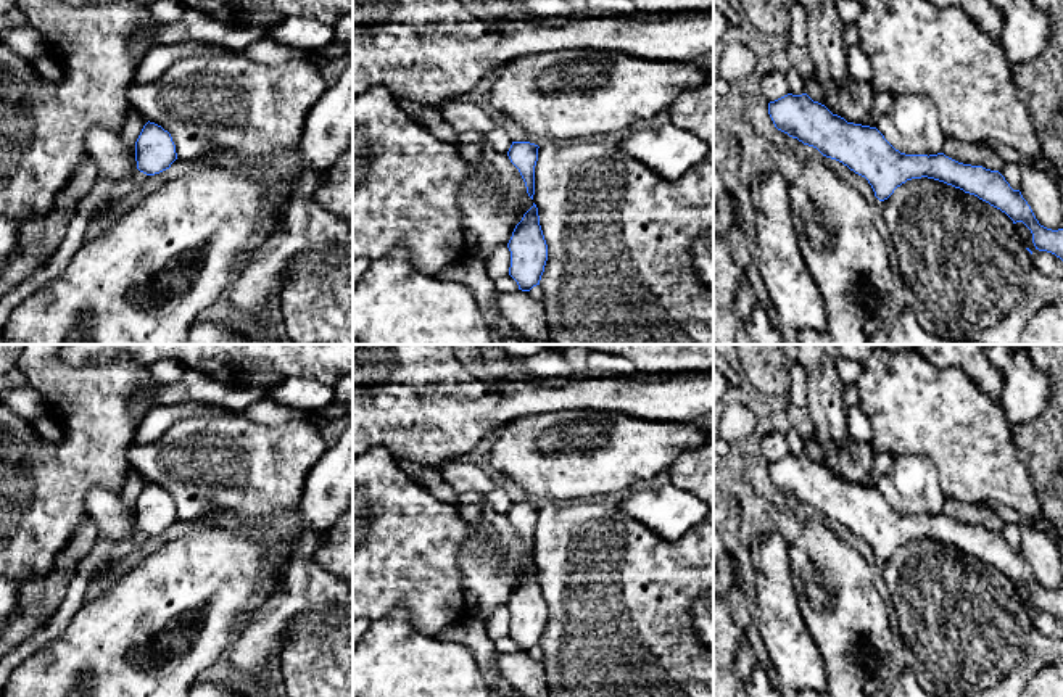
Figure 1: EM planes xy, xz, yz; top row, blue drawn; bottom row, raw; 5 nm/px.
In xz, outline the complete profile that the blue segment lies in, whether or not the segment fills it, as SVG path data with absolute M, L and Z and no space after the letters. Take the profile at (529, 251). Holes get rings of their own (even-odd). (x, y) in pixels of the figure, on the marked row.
M535 203L515 225L507 248L511 251L509 275L517 282L519 290L530 291L540 285L548 261L548 245Z

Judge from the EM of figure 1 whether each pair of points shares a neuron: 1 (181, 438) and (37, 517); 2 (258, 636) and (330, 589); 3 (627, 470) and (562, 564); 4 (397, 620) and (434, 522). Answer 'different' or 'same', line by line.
1: different
2: same
3: different
4: different

